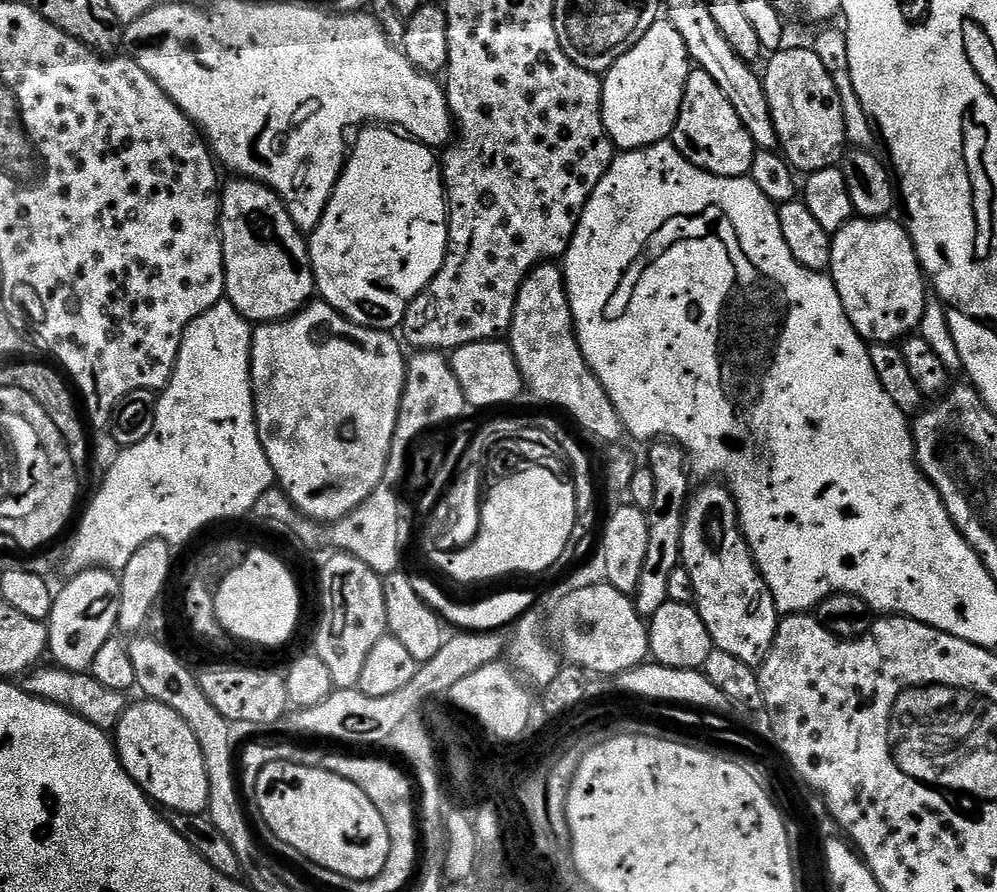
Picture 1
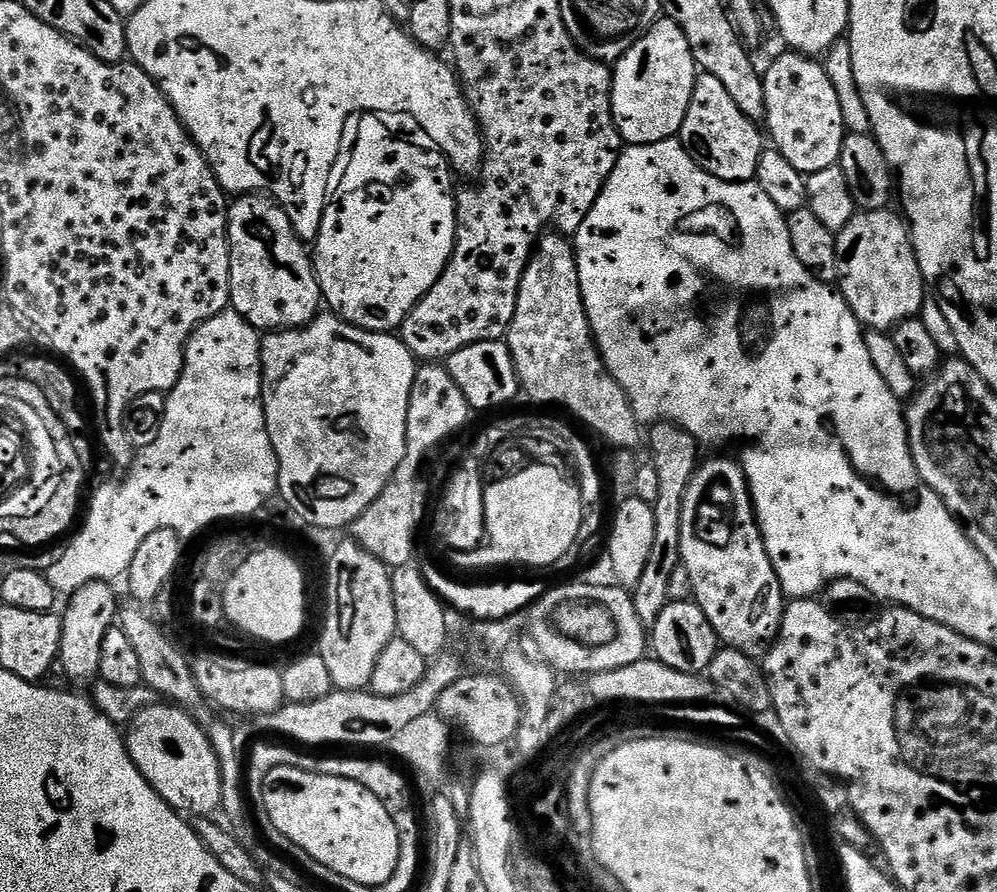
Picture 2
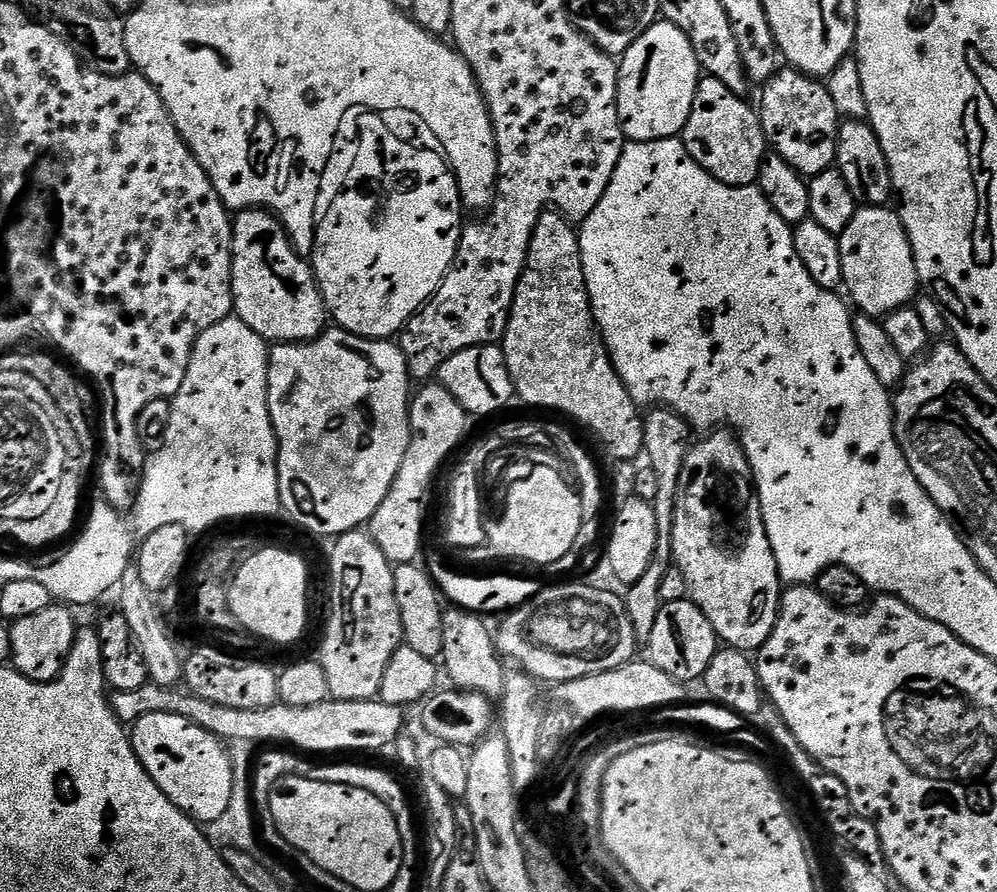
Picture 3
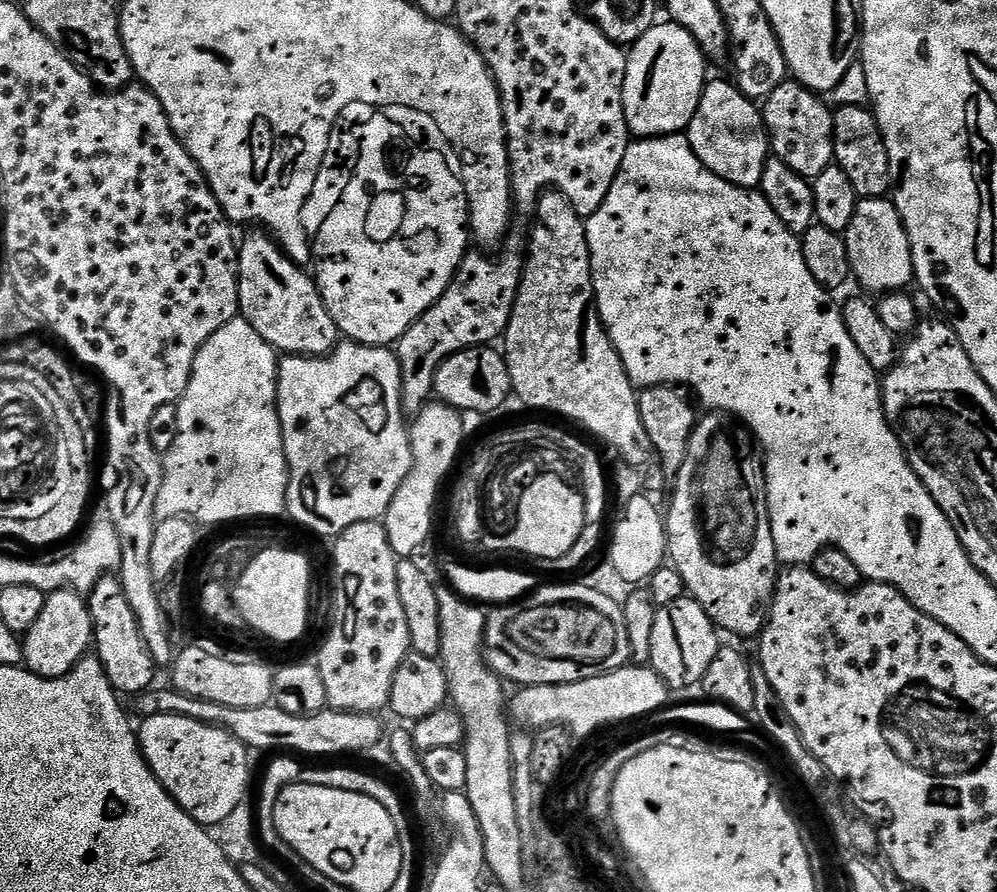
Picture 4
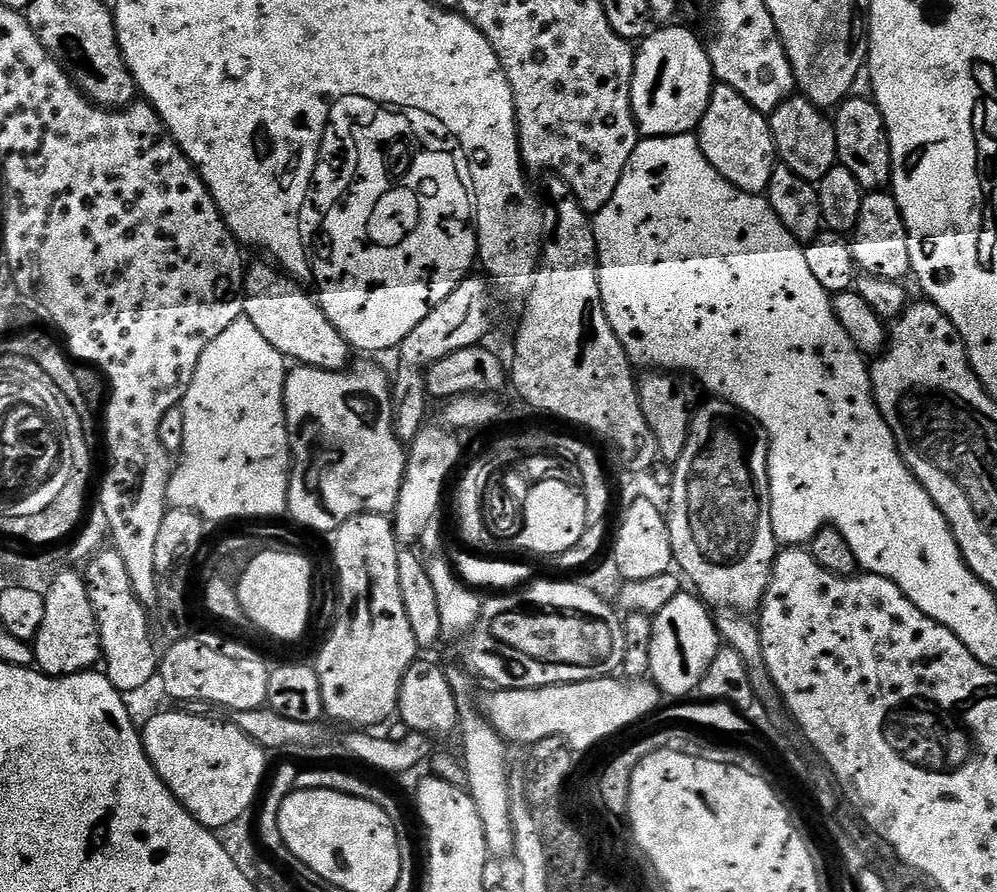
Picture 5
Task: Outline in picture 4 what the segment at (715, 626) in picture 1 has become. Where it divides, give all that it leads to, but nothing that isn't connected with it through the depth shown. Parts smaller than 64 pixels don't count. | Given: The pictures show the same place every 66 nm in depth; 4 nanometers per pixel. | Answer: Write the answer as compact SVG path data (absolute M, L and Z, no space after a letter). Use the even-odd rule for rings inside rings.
M715 410L709 411L707 414L701 415L696 421L696 428L692 432L690 438L690 446L686 450L686 462L682 462L682 466L678 470L678 474L674 478L676 489L671 489L672 505L669 506L668 512L666 508L666 527L668 530L668 555L671 567L678 570L678 574L682 574L682 582L684 583L687 595L693 600L697 600L702 606L702 610L706 610L706 614L712 619L712 623L717 629L733 632L736 636L752 636L759 637L763 632L765 624L768 622L768 612L772 608L772 599L776 593L776 582L778 579L778 561L776 559L776 547L774 546L774 534L770 526L770 518L768 517L768 491L766 490L766 482L764 481L764 462L758 455L758 445L751 432L739 420Z

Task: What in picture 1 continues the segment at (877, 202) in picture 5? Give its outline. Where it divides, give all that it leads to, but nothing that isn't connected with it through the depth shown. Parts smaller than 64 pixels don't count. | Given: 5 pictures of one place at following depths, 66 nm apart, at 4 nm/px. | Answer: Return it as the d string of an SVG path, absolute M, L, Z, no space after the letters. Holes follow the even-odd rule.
M856 218L832 237L831 278L856 333L868 342L903 341L919 329L924 309L930 303L924 269L916 257L912 237L903 223L894 221L892 218Z

